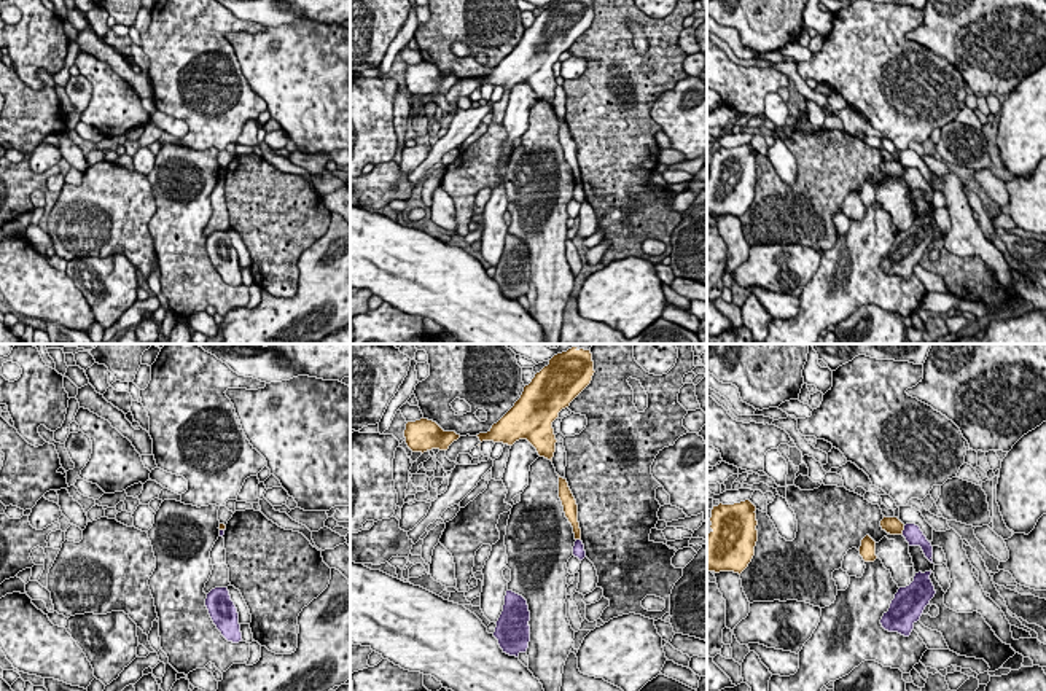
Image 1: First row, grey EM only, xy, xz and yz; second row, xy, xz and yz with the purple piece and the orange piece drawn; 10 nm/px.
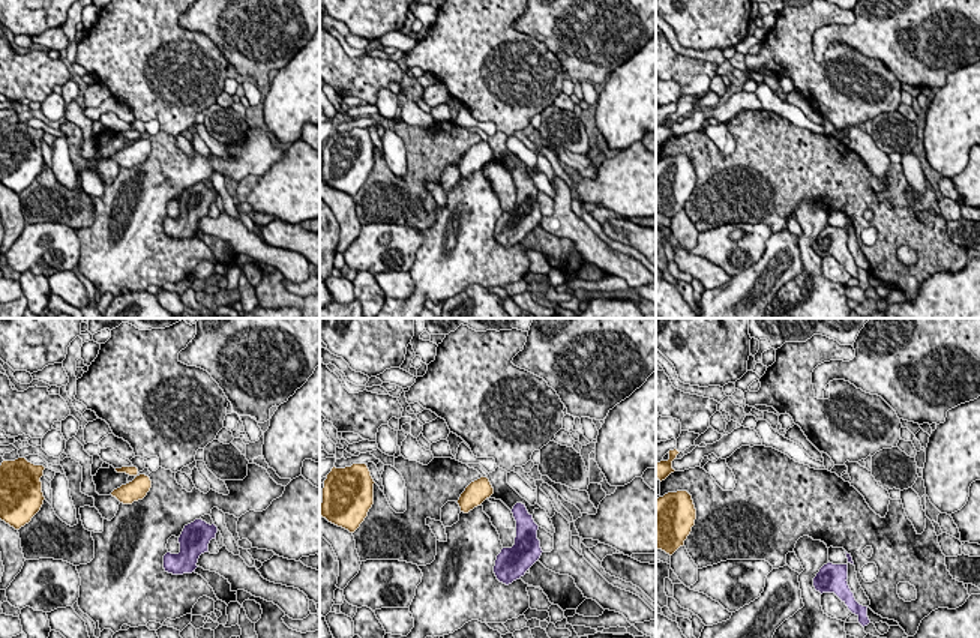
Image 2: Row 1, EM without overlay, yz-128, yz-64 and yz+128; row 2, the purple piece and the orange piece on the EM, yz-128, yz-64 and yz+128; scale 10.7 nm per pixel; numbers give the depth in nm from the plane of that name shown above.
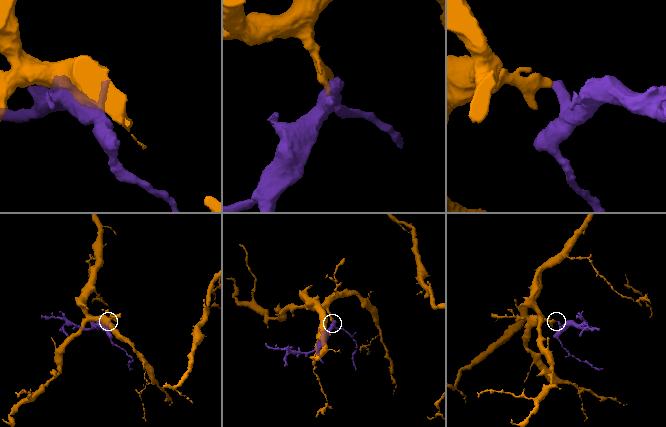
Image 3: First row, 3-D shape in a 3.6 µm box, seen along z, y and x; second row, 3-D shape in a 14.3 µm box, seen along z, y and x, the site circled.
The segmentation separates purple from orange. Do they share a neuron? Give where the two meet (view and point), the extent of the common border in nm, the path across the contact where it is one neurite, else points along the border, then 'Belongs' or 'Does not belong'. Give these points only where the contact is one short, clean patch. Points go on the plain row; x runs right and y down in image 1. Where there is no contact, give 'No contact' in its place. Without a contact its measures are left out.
Touches purple at yz (903, 174). Shared border 100 nm. Boundary: yz (905, 169), (901, 177). Does not belong

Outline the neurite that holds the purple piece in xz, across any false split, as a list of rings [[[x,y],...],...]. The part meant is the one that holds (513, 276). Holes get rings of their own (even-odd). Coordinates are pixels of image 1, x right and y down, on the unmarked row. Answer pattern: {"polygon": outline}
{"polygon": [[[506,234],[503,255],[495,266],[497,271],[494,275],[503,296],[517,301],[527,295],[530,285],[529,264],[527,244],[513,234]]]}

